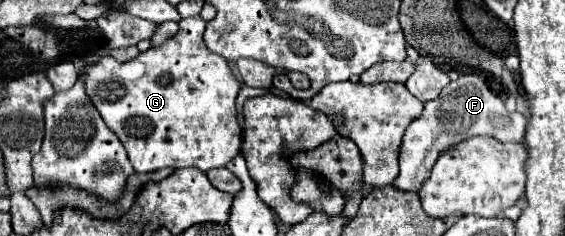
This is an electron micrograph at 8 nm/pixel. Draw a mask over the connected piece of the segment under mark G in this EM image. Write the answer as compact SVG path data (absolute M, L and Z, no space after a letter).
M202 17L182 19L178 33L170 41L140 53L138 61L146 67L140 79L124 81L118 71L120 63L110 55L102 55L82 71L86 95L104 123L118 135L138 173L162 167L198 167L208 171L224 167L240 153L242 129L236 111L240 83L226 59L204 45L204 25Z

